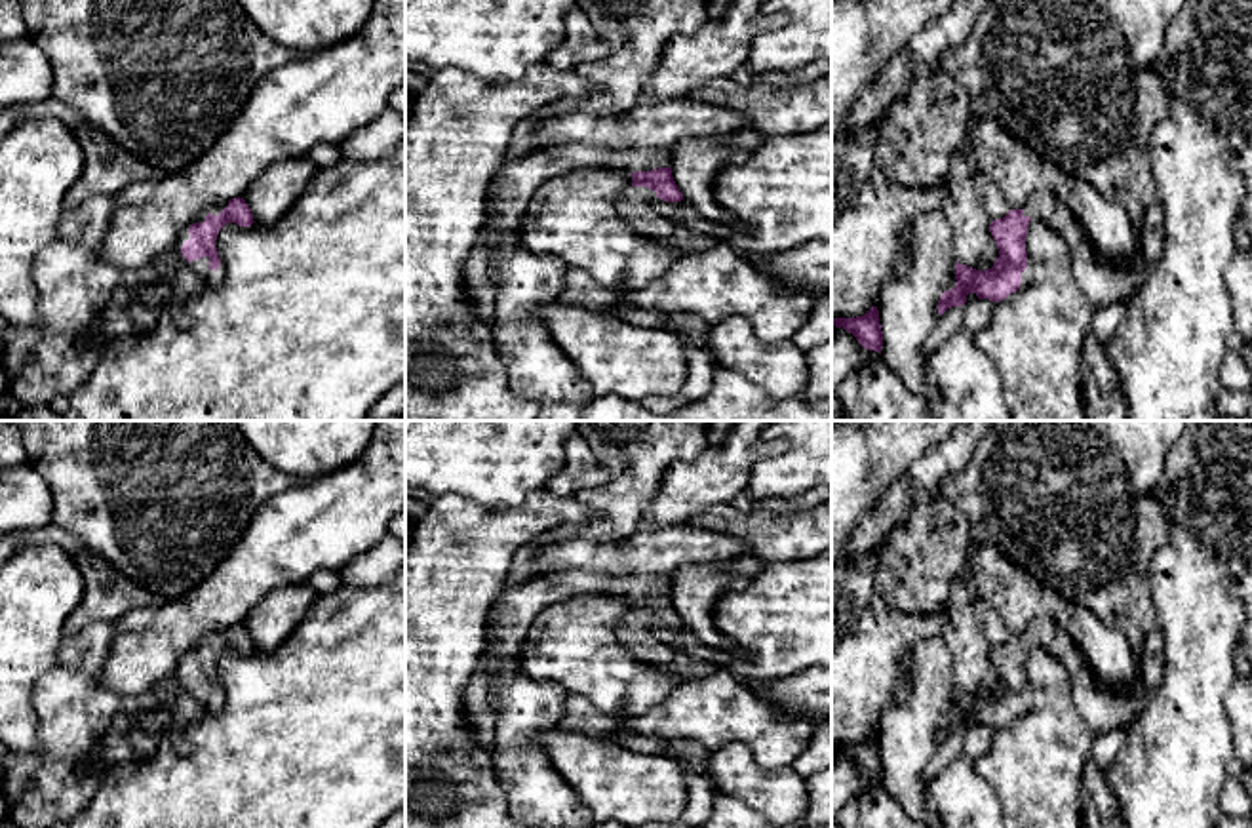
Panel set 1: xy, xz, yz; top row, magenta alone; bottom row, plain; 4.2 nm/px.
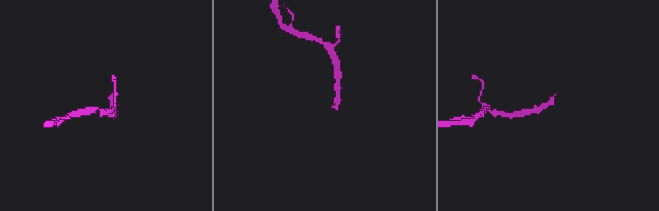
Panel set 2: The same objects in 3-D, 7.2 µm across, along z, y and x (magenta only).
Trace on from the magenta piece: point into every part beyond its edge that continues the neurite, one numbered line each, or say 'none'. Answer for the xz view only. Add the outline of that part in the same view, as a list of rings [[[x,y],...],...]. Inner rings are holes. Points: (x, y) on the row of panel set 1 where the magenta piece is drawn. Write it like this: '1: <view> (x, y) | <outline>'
1: xz (634, 206) | [[[632,187],[618,194],[615,206],[620,219],[624,219],[634,230],[645,238],[675,247],[681,255],[704,253],[719,244],[714,236],[693,232],[683,223],[660,215],[653,206],[655,198],[656,192],[647,187]]]

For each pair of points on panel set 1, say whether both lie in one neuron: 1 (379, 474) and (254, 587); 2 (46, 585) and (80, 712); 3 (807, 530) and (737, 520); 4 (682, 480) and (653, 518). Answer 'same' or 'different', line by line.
1: same
2: different
3: same
4: same

